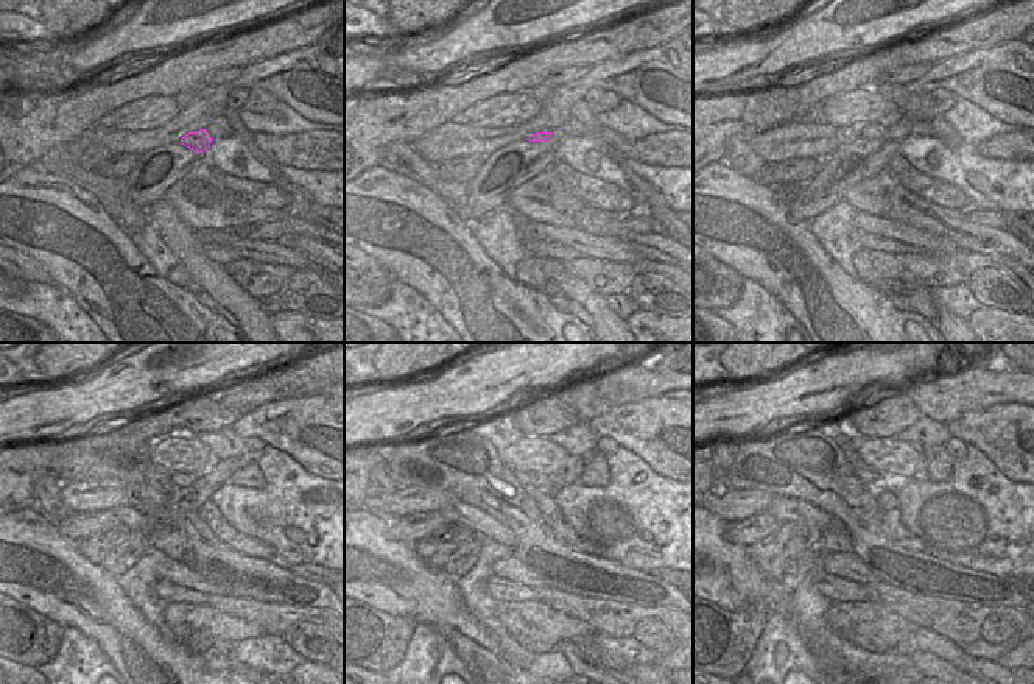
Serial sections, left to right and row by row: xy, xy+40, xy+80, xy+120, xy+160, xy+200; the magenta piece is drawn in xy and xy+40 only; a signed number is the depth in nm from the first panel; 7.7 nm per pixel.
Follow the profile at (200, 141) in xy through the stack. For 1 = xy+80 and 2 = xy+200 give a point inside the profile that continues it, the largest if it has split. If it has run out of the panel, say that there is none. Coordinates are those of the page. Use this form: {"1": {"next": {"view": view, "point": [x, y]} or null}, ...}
{"1": {"next": {"view": "xy+80", "point": [877, 130]}}, "2": {"next": {"view": "xy+200", "point": [868, 474]}}}

